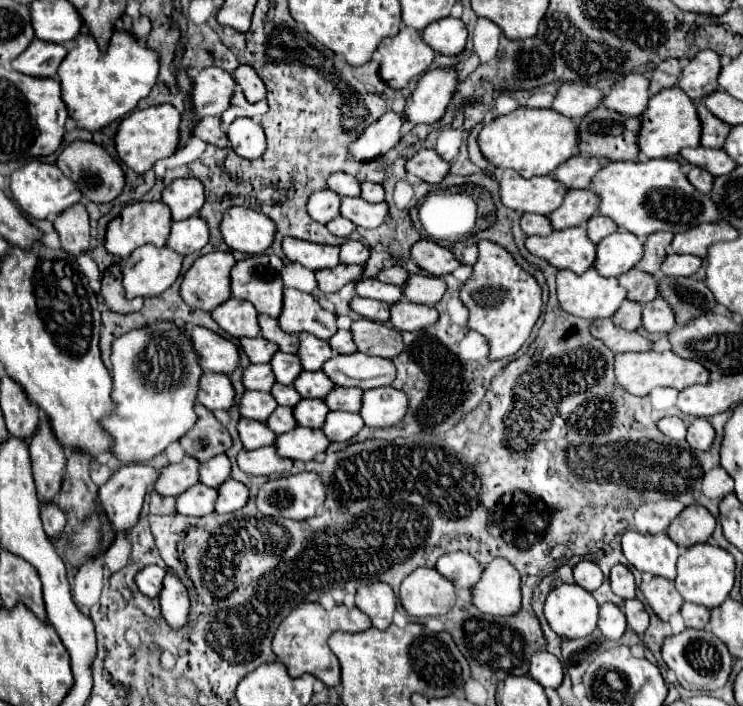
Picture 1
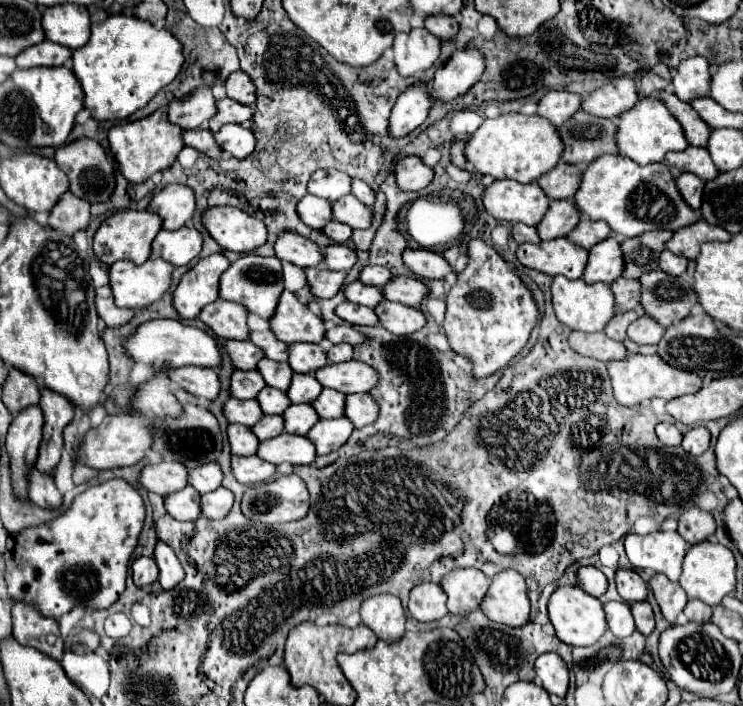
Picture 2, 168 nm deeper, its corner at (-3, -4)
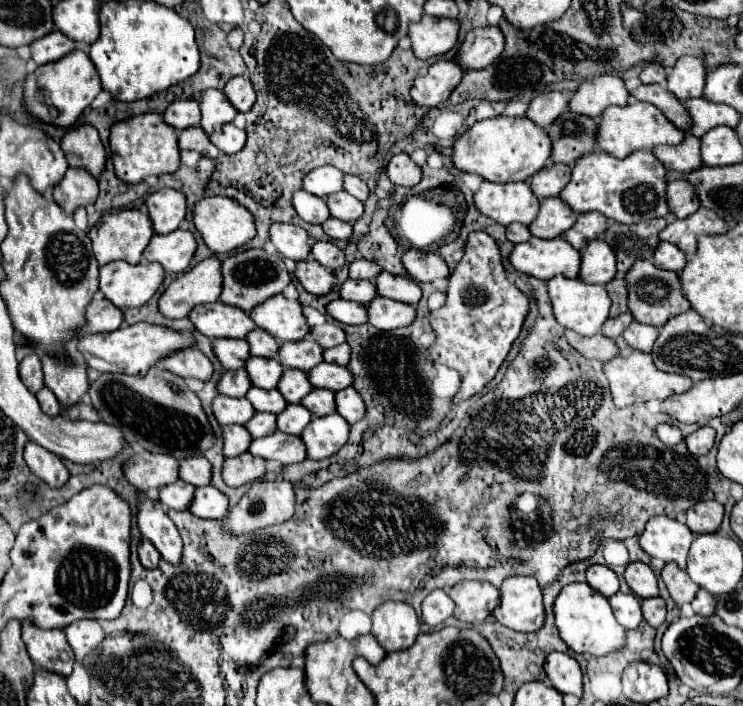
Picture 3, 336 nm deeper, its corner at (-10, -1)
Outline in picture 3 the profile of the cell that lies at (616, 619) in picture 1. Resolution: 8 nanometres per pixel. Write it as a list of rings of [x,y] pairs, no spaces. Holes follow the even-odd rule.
[[[616,593],[610,597],[612,611],[626,629],[636,629],[642,623],[642,611],[640,611],[640,599],[626,593]]]

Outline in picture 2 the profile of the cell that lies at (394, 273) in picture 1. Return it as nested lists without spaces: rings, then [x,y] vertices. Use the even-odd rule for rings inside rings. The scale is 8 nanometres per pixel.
[[[367,266],[367,268],[363,268],[363,272],[359,276],[359,280],[363,284],[377,286],[377,288],[383,288],[383,284],[391,282],[391,278],[393,278],[393,274],[387,272],[387,268],[383,268],[383,266]]]

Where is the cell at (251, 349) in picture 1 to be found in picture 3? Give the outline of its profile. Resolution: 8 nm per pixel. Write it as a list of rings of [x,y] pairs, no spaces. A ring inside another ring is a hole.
[[[214,339],[212,347],[222,369],[240,369],[250,357],[250,347],[244,339]]]

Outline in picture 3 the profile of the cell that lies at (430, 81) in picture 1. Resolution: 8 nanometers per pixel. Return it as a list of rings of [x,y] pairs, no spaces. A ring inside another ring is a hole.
[[[474,27],[468,31],[460,55],[456,61],[464,69],[484,69],[486,65],[494,63],[504,47],[504,35],[500,27]]]

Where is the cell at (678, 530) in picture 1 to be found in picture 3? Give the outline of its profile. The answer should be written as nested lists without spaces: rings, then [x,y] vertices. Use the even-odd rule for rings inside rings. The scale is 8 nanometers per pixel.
[[[698,501],[688,509],[686,517],[686,525],[694,535],[714,533],[722,523],[724,507],[718,501]]]

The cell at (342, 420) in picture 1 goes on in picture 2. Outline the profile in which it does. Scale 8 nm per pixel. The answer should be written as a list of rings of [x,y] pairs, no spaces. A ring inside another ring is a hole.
[[[347,418],[319,420],[315,424],[315,428],[311,428],[307,438],[311,438],[311,442],[317,448],[317,454],[321,456],[321,454],[329,454],[329,452],[341,448],[349,440],[353,430],[355,430],[355,426]]]

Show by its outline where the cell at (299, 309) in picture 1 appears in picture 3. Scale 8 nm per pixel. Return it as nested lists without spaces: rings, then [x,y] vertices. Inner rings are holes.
[[[274,295],[254,307],[250,311],[250,319],[256,323],[256,327],[268,331],[280,343],[300,341],[310,333],[302,305],[286,299],[284,295]]]

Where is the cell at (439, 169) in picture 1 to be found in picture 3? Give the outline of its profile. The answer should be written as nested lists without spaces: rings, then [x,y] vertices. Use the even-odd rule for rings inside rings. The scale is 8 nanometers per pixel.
[[[400,153],[400,155],[394,155],[388,165],[386,165],[386,175],[388,179],[394,183],[394,185],[402,185],[402,187],[414,187],[420,177],[422,177],[422,171],[420,167],[406,155],[406,153]]]

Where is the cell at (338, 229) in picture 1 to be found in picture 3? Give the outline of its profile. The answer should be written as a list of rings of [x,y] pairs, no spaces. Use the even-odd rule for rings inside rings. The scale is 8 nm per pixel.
[[[326,219],[322,223],[322,229],[324,233],[330,237],[330,239],[348,239],[352,235],[352,225],[346,223],[346,221],[340,221],[340,219]]]

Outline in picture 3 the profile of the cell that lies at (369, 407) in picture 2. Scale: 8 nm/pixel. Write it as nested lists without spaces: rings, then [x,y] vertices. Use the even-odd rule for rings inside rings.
[[[346,387],[336,393],[336,411],[352,425],[364,417],[364,403],[362,397],[358,397],[358,391],[354,387]]]

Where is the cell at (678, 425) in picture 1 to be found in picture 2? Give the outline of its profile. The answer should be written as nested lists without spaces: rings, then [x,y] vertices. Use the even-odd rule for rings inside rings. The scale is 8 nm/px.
[[[669,422],[657,424],[657,436],[665,446],[679,446],[681,440],[683,440],[681,430],[675,424],[669,424]]]

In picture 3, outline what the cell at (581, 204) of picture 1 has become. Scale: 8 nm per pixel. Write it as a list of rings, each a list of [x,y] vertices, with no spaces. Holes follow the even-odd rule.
[[[550,197],[544,199],[540,205],[540,211],[536,215],[536,219],[528,225],[530,233],[534,237],[540,239],[554,239],[560,237],[562,231],[570,229],[576,221],[574,211],[568,205],[562,205],[562,201],[558,201],[558,197]]]

